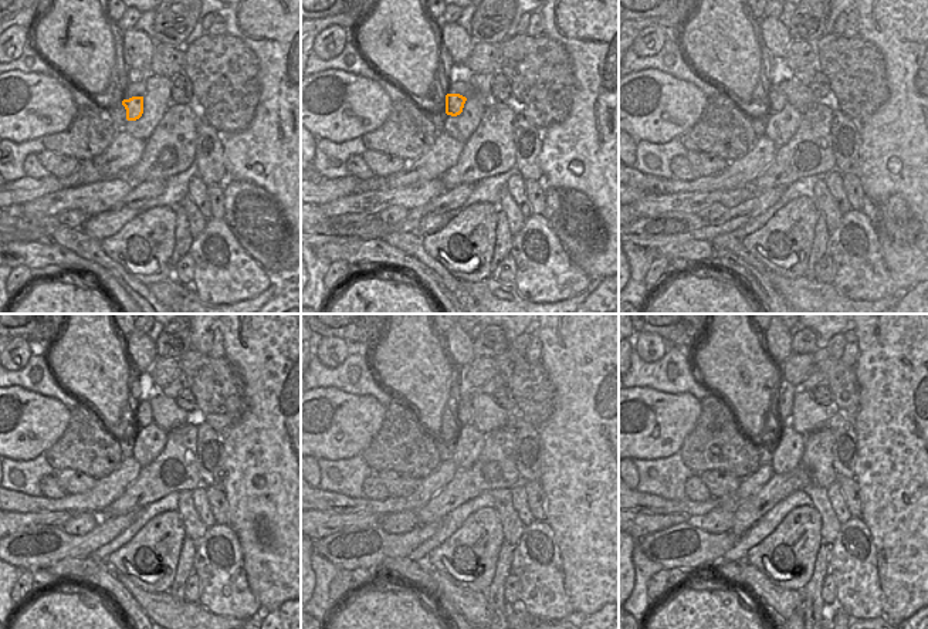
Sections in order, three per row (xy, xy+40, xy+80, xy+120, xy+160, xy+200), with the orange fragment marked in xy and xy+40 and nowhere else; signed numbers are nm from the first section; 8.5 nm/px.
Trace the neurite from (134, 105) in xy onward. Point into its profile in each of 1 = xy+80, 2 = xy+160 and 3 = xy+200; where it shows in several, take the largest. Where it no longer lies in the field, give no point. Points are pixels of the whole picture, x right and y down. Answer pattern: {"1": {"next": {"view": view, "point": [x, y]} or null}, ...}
{"1": {"next": {"view": "xy+80", "point": [776, 100]}}, "2": {"next": {"view": "xy+160", "point": [464, 408]}}, "3": {"next": {"view": "xy+200", "point": [785, 395]}}}

